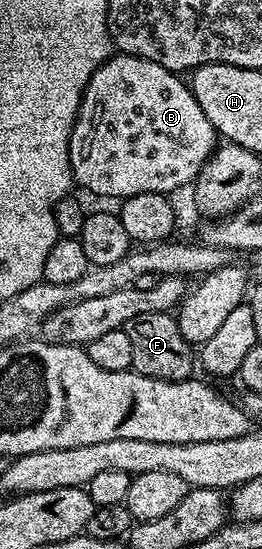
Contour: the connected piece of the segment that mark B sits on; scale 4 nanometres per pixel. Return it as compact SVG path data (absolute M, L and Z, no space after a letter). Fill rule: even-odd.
M121 53L109 58L92 73L86 84L86 92L80 101L80 107L76 113L68 141L68 159L72 169L72 180L77 187L81 186L82 189L89 190L90 193L97 194L100 198L123 200L130 196L138 196L142 192L171 195L172 190L178 189L179 186L184 186L187 182L188 185L195 183L198 172L204 167L208 157L216 151L218 135L214 124L210 124L210 120L206 120L206 112L202 112L202 108L198 108L198 100L192 94L191 85L185 79L183 82L180 78L183 77L179 73L162 68L162 64L154 64L145 58L136 58L133 54Z

